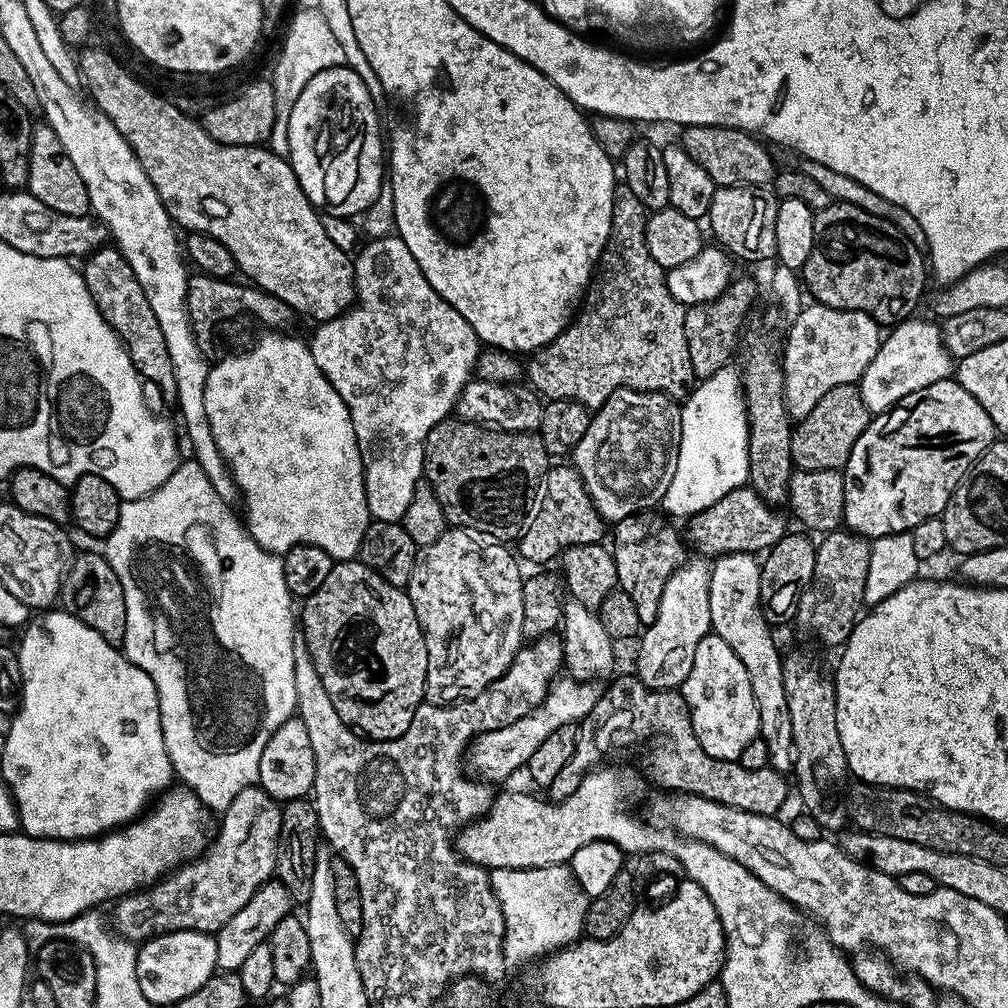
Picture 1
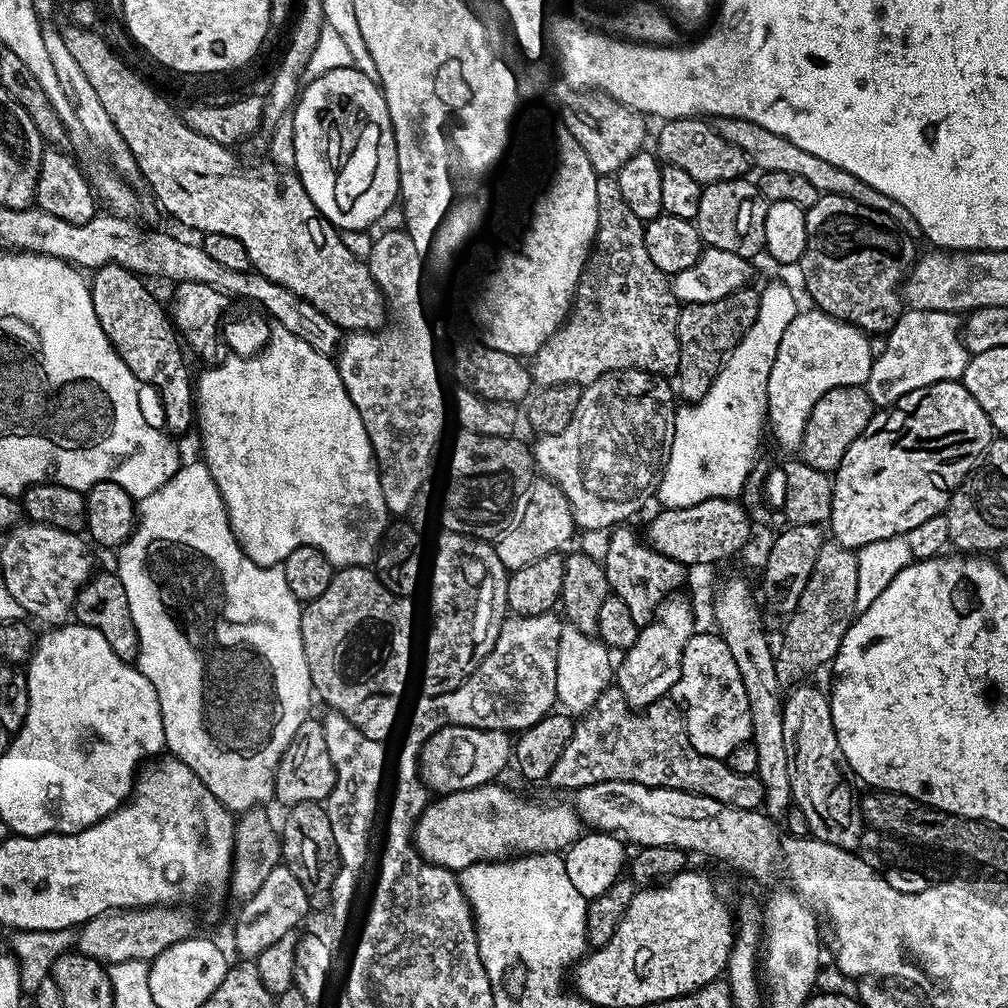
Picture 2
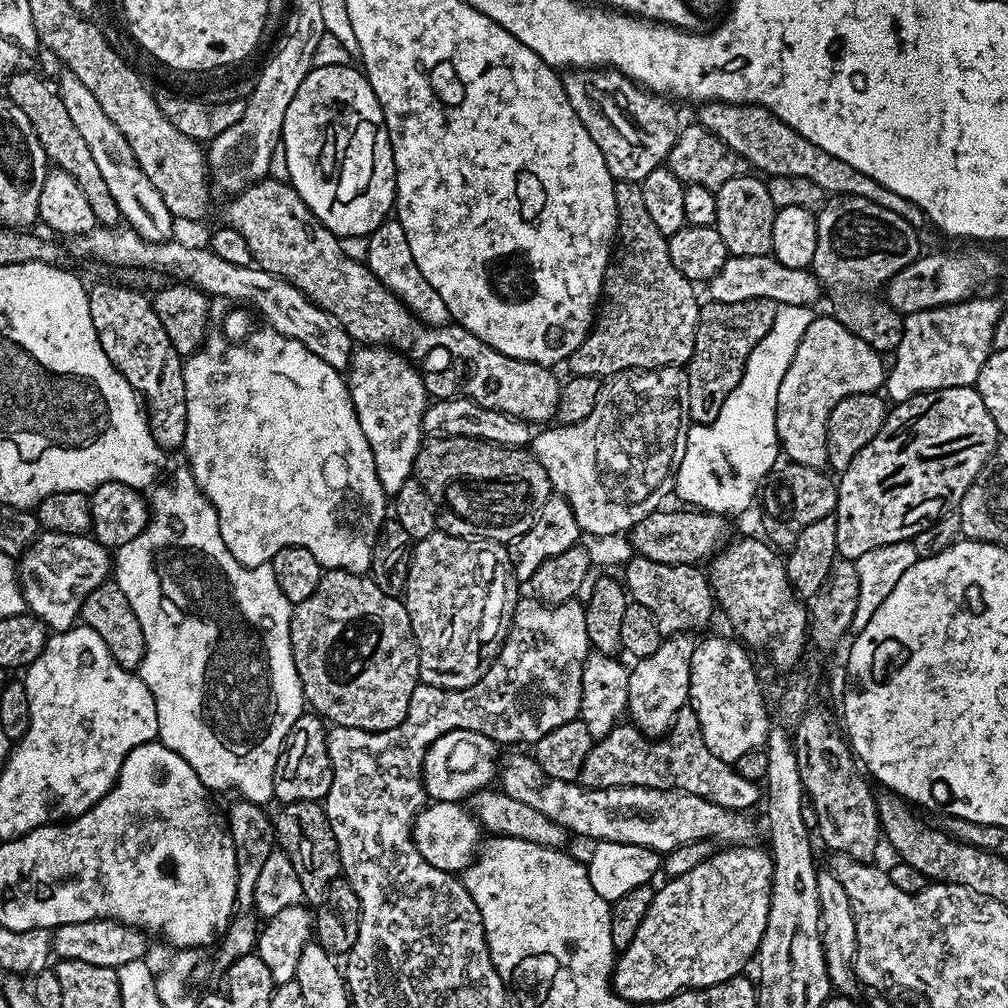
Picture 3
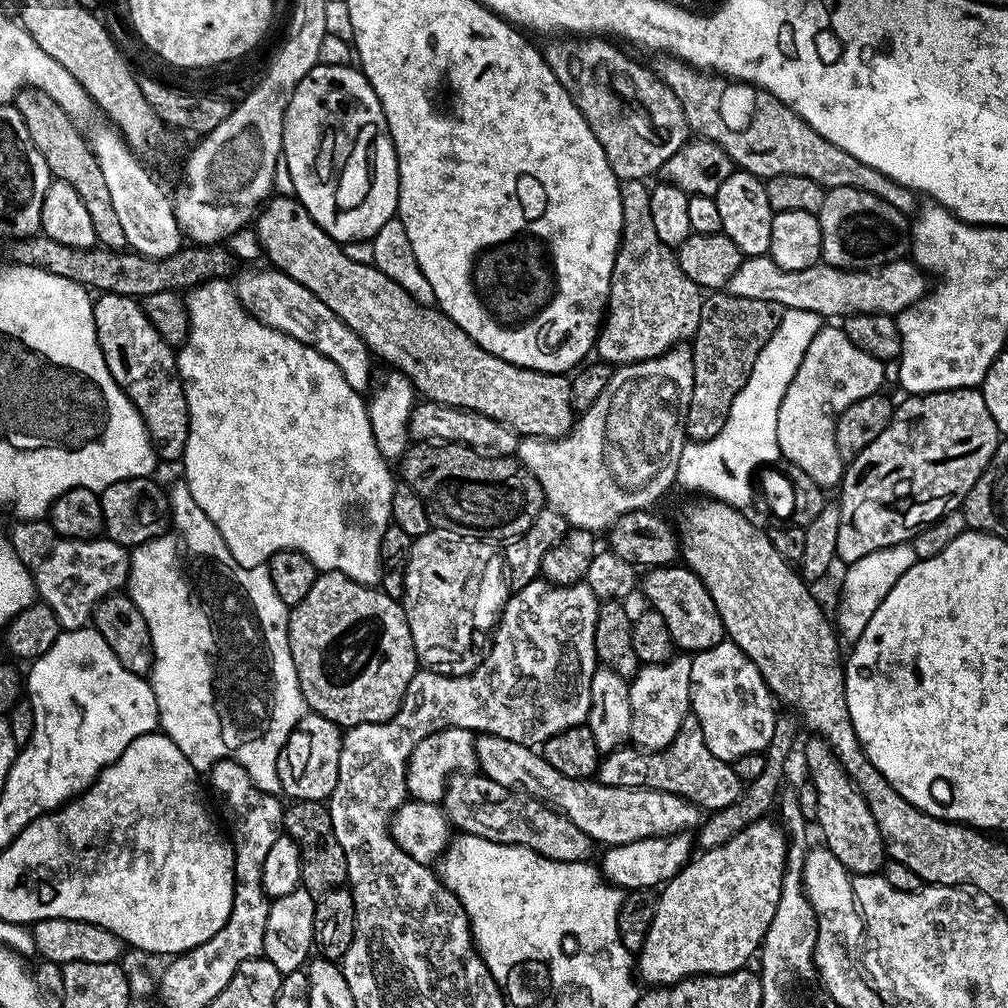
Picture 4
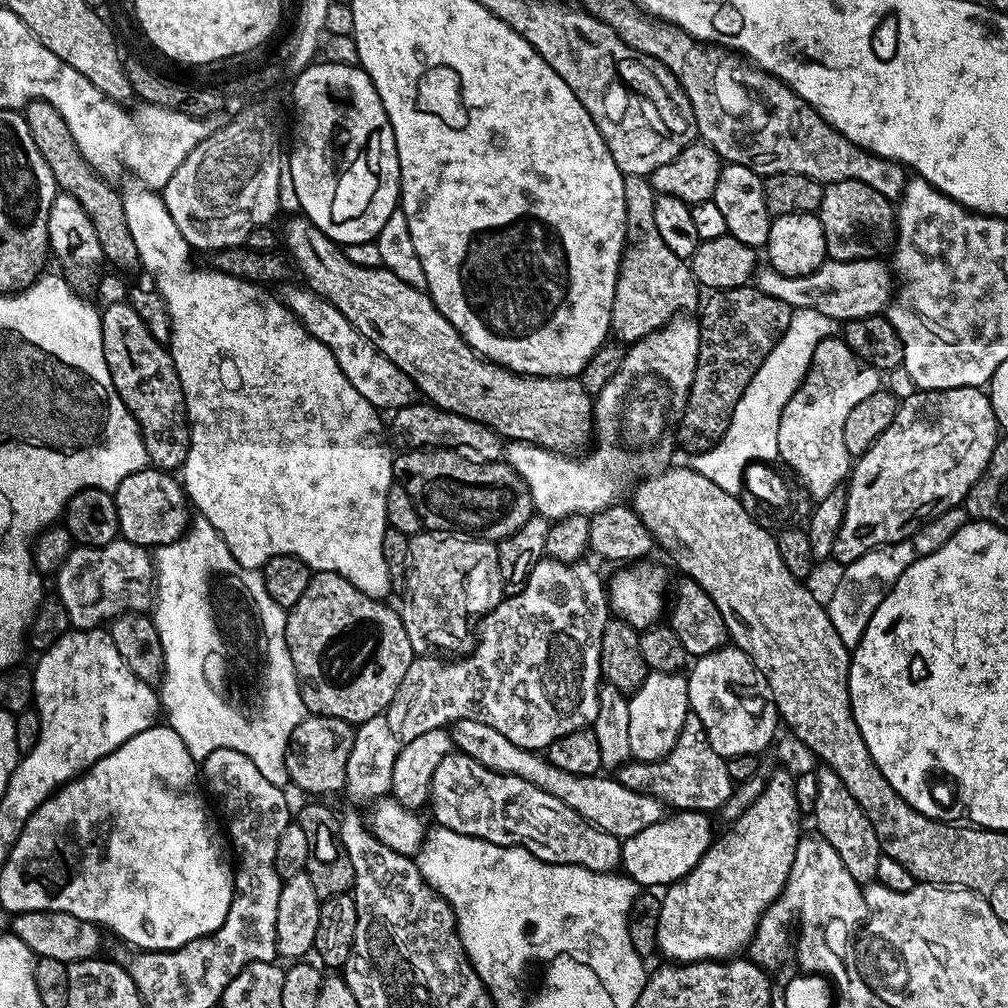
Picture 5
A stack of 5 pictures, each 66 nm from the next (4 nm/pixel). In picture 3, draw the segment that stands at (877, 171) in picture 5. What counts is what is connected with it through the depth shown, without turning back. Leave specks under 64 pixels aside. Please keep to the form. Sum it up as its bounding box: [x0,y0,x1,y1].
[698,102,925,230]

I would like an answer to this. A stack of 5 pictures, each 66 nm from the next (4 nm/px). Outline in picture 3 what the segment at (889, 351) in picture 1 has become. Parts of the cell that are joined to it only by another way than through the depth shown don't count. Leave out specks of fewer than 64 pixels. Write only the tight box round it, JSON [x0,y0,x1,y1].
[886,295,1002,402]

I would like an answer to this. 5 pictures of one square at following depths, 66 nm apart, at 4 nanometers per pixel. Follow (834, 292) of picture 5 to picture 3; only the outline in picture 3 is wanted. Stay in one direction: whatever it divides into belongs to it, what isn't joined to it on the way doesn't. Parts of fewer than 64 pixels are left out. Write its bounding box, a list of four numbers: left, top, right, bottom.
[708,250,1000,316]

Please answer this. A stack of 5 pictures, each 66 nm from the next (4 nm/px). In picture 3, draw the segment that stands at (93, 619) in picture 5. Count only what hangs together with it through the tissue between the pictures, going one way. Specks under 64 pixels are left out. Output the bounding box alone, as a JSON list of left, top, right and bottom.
[18,531,114,633]

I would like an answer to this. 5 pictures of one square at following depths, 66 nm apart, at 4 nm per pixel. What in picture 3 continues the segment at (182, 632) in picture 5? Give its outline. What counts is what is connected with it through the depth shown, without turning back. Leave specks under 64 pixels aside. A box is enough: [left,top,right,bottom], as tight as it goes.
[114,466,306,806]

